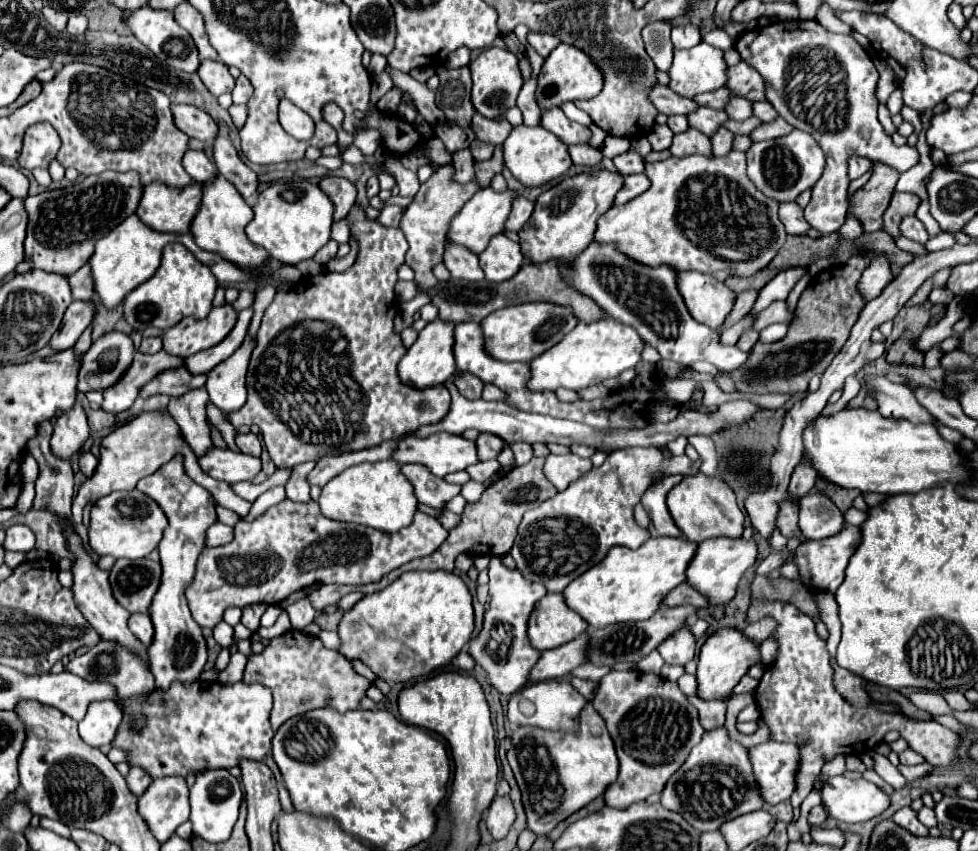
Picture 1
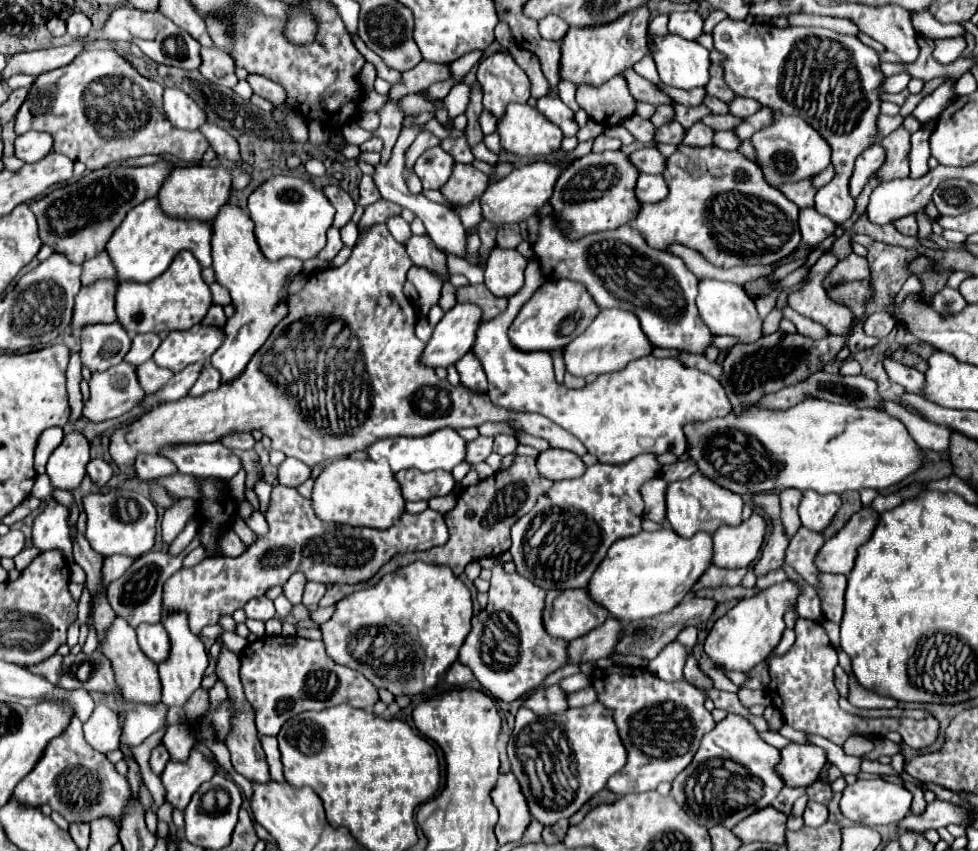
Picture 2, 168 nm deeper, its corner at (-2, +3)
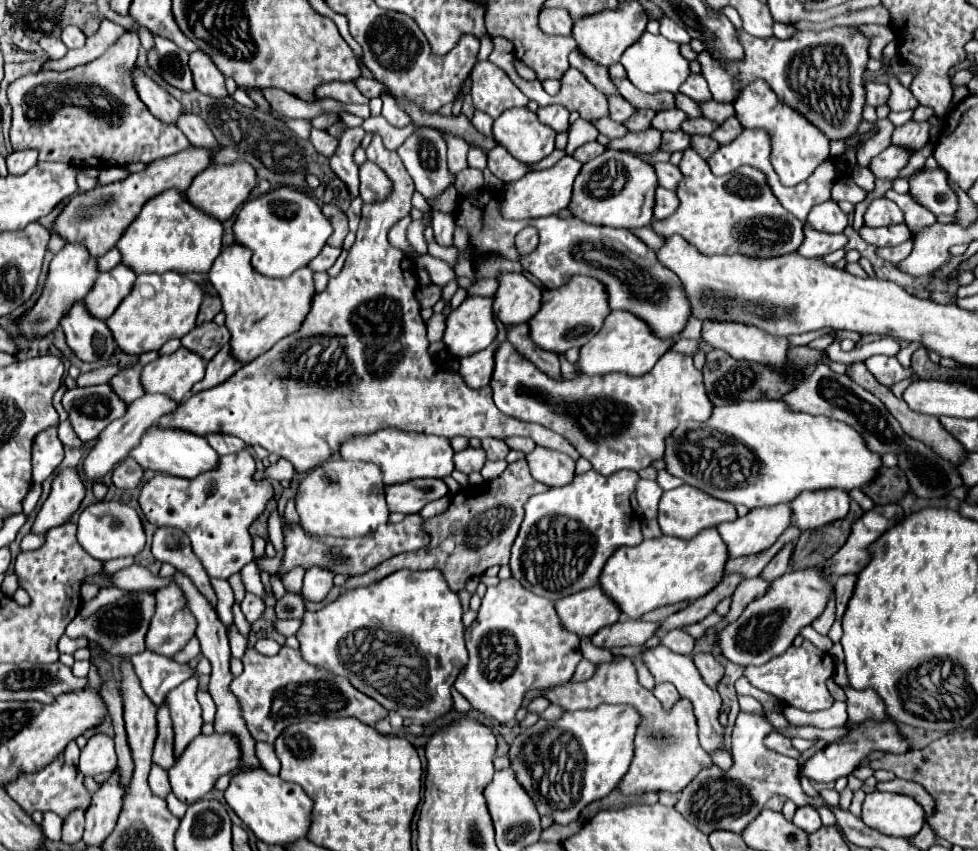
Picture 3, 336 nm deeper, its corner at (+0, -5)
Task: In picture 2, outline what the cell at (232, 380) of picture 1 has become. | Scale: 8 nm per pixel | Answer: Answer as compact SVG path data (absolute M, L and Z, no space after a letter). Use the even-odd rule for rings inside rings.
M223 206L213 220L213 230L215 280L229 290L235 312L225 324L225 340L211 356L211 364L221 372L223 382L231 382L245 370L251 356L265 344L279 320L287 316L289 282L299 274L303 262L297 258L283 258L279 262L267 260L255 242L253 220L237 206Z

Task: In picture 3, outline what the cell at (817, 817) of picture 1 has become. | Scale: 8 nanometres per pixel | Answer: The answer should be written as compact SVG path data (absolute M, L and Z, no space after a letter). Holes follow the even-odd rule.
M811 806L797 808L793 824L799 826L801 830L805 830L805 832L817 832L823 826L821 818L819 818L819 812L815 808L811 808Z

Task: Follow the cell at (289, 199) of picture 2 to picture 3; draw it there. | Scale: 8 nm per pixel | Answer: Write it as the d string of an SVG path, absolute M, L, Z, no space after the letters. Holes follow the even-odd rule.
M279 186L243 204L233 224L233 234L237 242L251 248L251 264L257 272L269 278L285 278L293 270L307 266L321 252L327 238L333 234L333 226L309 194Z

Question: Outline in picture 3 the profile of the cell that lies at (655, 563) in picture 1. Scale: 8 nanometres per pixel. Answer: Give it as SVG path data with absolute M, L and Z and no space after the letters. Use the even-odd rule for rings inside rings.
M715 528L701 532L701 536L693 540L673 540L671 536L651 538L643 540L639 546L617 548L599 576L599 586L627 618L639 620L655 608L705 596L721 582L727 560L727 548Z

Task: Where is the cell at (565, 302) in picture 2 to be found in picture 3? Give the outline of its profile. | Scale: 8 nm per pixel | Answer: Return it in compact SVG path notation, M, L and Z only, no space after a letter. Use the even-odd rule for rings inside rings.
M573 276L561 288L543 290L541 310L529 320L529 338L543 350L563 354L569 348L581 348L587 344L591 336L601 330L609 312L603 284L599 280L591 280L589 276Z

